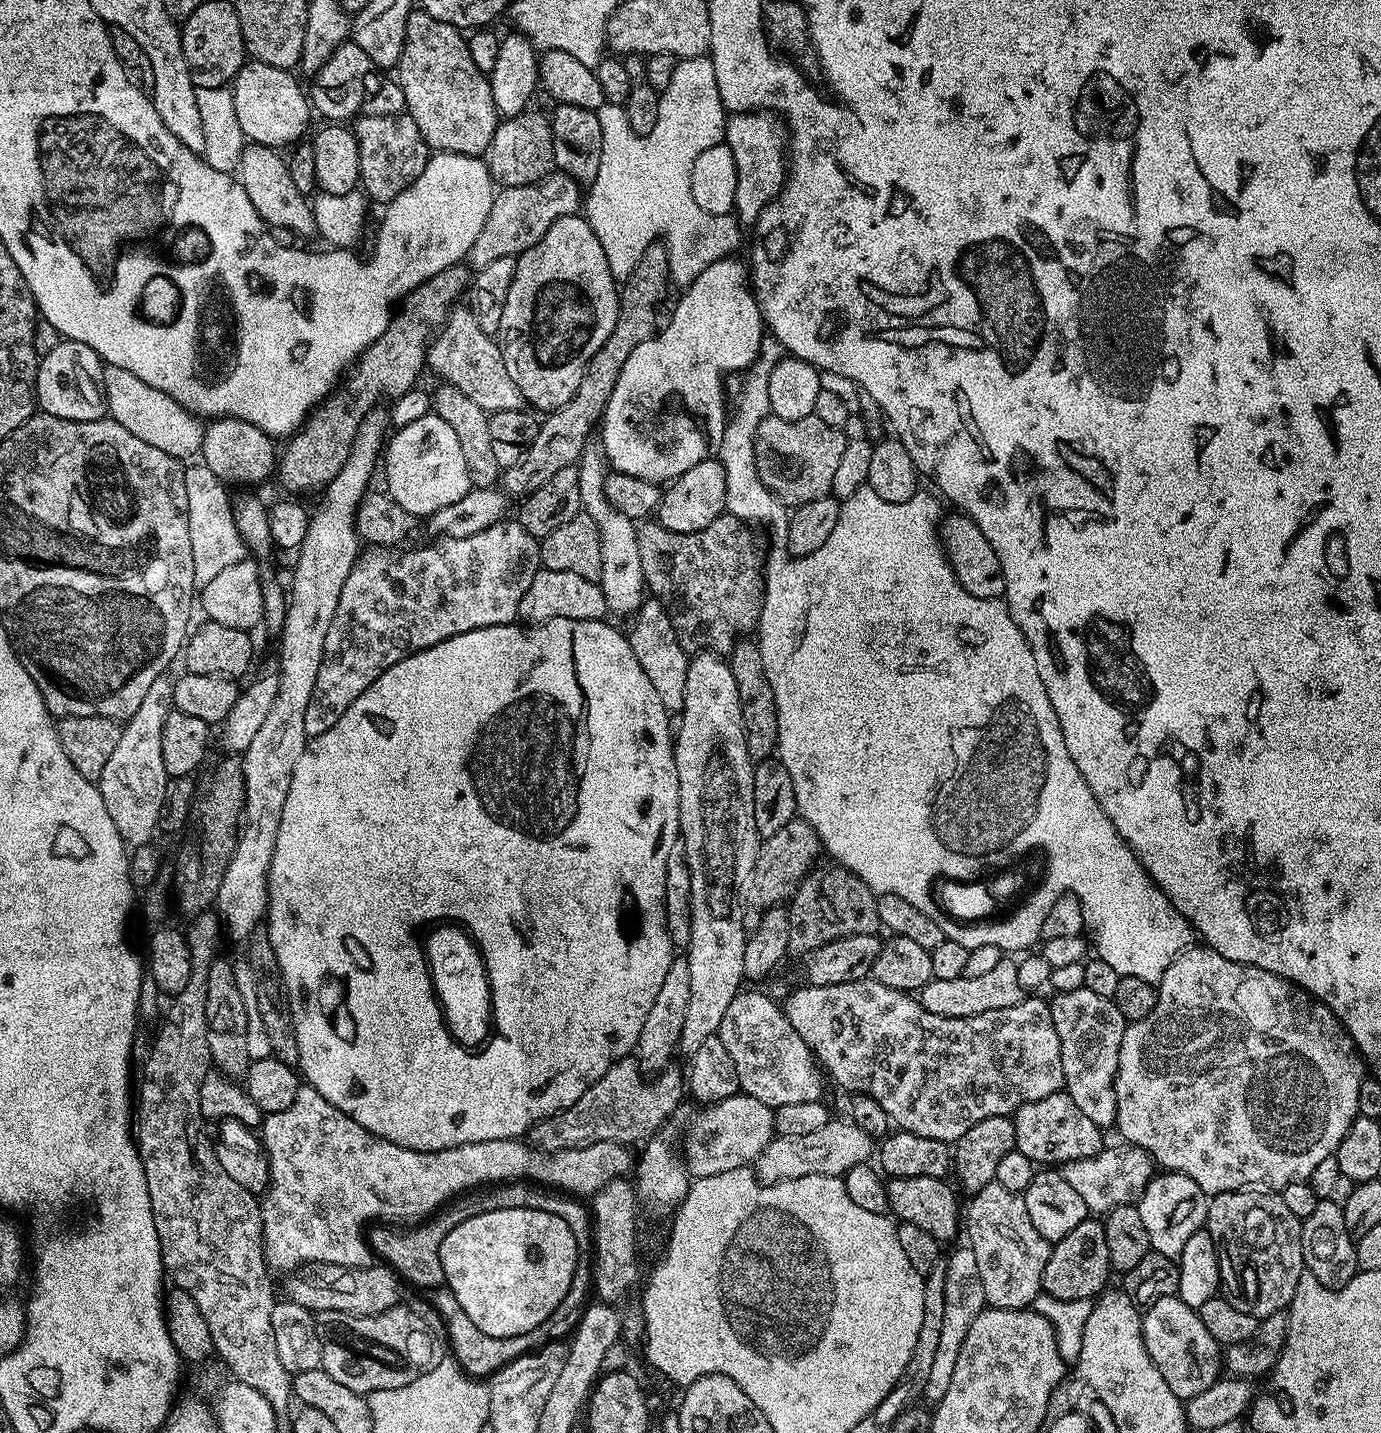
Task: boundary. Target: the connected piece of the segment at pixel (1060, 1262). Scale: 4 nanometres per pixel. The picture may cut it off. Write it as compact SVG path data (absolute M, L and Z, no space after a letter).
M1089 1218L1078 1222L1066 1238L1052 1244L1052 1253L1046 1262L1043 1291L1060 1300L1088 1299L1109 1287L1108 1272L1113 1271L1110 1249L1106 1246L1106 1230L1099 1219Z

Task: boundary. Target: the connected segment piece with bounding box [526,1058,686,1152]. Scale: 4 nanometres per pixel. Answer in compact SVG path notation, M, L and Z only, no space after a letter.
M625 1058L612 1064L574 1106L535 1124L526 1140L544 1152L581 1148L603 1140L627 1145L634 1140L644 1142L665 1127L668 1115L679 1106L683 1096L686 1096L686 1076L681 1069L679 1072L674 1066L668 1066L649 1078L635 1059Z

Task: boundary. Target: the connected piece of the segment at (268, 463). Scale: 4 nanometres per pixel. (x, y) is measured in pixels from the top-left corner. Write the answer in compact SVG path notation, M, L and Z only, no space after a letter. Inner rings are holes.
M229 416L216 418L205 427L204 441L200 447L200 456L202 463L217 476L218 479L224 481L225 485L232 484L260 484L268 475L275 473L278 468L278 448L276 450L273 437L267 436L262 430L258 430L258 426L254 426L245 420L235 420Z

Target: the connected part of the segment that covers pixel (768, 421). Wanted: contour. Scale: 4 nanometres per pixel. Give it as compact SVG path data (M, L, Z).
M769 414L758 426L754 450L756 451L756 469L762 482L772 491L773 496L784 506L795 506L814 502L814 498L829 495L834 482L834 473L838 470L838 461L842 459L842 450L846 450L849 437L834 426L826 426L822 418L816 415L787 420Z

